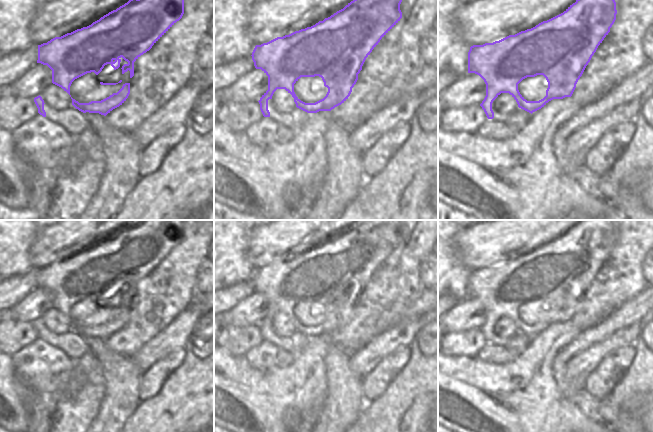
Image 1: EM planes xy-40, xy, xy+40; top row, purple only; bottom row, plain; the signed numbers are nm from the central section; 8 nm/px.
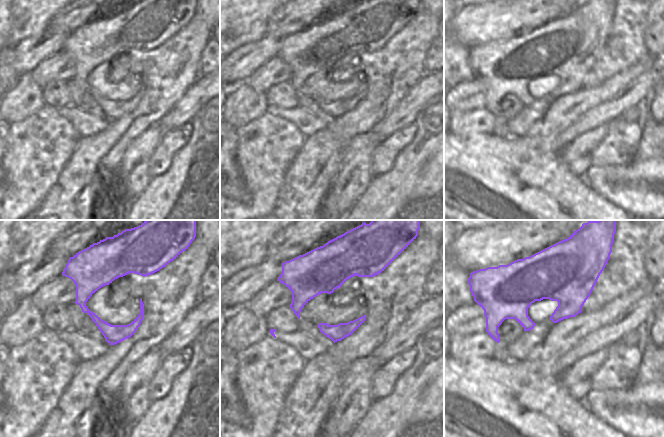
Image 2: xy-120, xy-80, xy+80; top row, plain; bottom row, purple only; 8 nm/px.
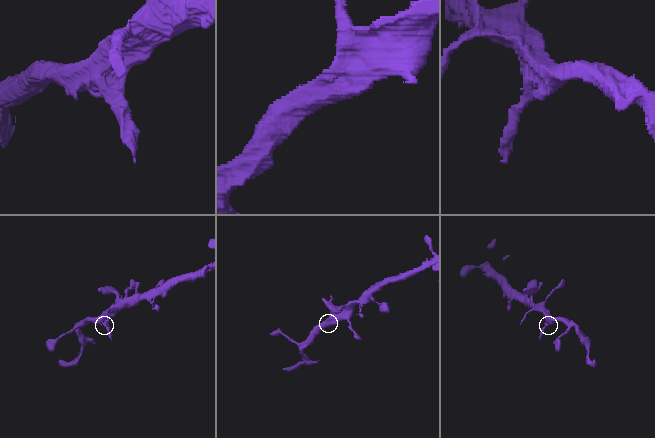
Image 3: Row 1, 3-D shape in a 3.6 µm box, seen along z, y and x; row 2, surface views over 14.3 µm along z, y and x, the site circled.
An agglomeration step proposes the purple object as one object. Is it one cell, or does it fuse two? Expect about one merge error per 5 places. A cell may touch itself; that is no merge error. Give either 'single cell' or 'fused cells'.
single cell

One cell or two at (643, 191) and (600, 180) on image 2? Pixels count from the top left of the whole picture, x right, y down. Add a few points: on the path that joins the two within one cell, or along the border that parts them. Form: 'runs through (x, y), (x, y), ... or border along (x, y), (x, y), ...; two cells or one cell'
runs through (632, 187), (614, 187), (611, 184); one cell

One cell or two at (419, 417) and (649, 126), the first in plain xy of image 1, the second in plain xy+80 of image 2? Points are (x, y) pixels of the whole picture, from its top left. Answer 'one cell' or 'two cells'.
one cell

